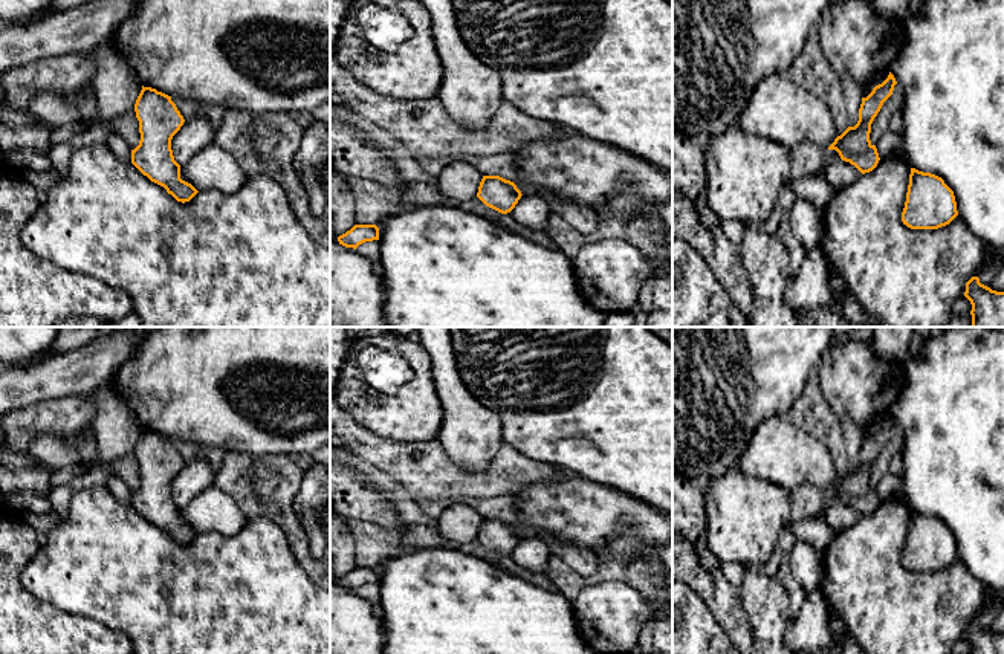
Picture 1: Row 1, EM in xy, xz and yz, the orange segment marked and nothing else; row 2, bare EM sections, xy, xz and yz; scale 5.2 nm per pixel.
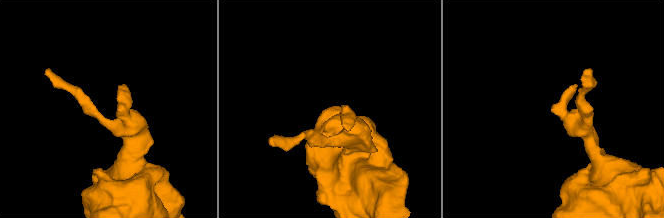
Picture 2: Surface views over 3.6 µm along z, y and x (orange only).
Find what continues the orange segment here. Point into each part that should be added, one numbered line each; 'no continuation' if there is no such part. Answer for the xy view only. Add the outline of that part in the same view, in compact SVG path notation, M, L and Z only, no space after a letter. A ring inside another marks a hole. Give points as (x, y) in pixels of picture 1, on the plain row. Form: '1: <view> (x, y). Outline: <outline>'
no continuation

